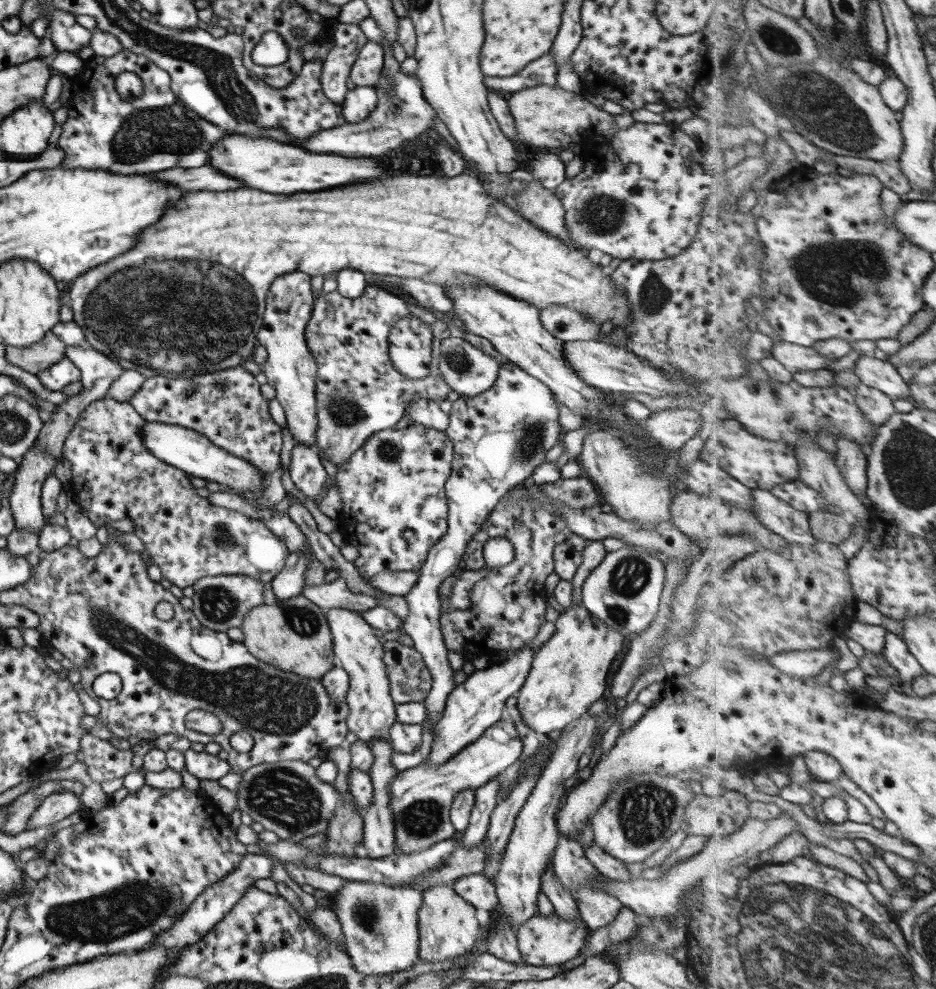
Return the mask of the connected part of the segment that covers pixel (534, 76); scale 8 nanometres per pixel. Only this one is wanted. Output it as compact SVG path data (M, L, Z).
M546 54L544 58L532 61L520 70L518 74L500 77L484 78L484 85L487 91L494 93L516 93L526 88L534 86L554 86L557 85L556 74L558 64L554 62L552 54Z

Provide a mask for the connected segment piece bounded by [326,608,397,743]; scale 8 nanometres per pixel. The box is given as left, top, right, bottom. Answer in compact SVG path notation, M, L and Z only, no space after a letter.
M346 608L326 610L331 631L335 658L350 676L345 702L350 708L346 717L348 730L360 740L390 740L390 727L396 722L396 704L390 693L390 681L383 661L383 643L376 630L372 629L360 614Z

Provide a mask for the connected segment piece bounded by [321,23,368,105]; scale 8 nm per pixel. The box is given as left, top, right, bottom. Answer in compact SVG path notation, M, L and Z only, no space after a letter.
M339 23L332 38L333 47L323 61L321 86L329 102L344 105L352 65L362 46L368 42L367 36L356 24Z

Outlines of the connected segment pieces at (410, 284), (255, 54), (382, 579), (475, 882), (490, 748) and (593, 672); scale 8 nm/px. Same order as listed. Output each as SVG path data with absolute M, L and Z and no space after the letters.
M403 278L400 288L412 296L418 306L438 312L448 312L454 310L452 300L446 296L445 286L424 282L423 279Z
M274 31L265 32L251 52L252 60L262 67L278 66L288 60L288 43Z
M386 571L367 579L367 584L384 595L406 597L416 585L419 571Z
M482 873L460 877L451 884L451 887L476 909L482 908L491 912L499 906L495 880L490 880Z
M500 719L488 727L482 736L464 748L448 761L438 763L420 763L413 768L396 773L390 790L390 804L394 814L395 844L400 844L404 854L422 852L424 849L452 839L456 835L455 826L450 818L450 808L456 794L462 790L476 790L502 774L512 766L522 754L522 740L513 722Z
M570 606L566 610L554 622L556 626L554 636L545 642L534 655L532 666L526 676L526 682L516 696L518 699L516 708L522 716L522 722L528 728L532 728L539 737L561 732L588 713L590 706L607 692L606 678L608 678L608 671L614 662L614 658L622 650L624 636L619 634L619 631L608 629L604 622L594 619L584 606Z

